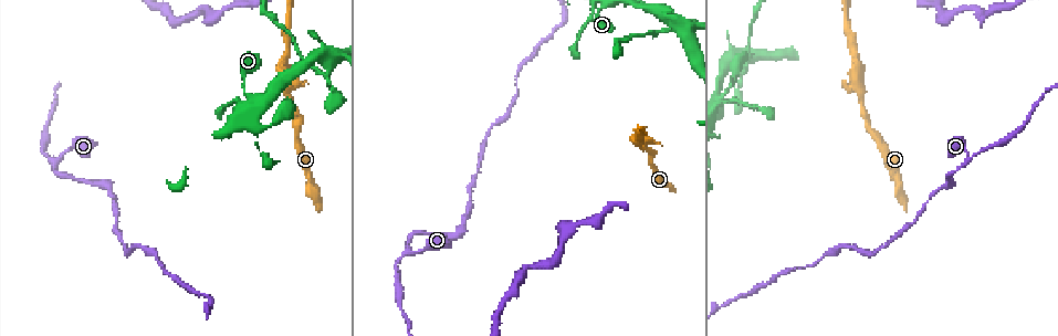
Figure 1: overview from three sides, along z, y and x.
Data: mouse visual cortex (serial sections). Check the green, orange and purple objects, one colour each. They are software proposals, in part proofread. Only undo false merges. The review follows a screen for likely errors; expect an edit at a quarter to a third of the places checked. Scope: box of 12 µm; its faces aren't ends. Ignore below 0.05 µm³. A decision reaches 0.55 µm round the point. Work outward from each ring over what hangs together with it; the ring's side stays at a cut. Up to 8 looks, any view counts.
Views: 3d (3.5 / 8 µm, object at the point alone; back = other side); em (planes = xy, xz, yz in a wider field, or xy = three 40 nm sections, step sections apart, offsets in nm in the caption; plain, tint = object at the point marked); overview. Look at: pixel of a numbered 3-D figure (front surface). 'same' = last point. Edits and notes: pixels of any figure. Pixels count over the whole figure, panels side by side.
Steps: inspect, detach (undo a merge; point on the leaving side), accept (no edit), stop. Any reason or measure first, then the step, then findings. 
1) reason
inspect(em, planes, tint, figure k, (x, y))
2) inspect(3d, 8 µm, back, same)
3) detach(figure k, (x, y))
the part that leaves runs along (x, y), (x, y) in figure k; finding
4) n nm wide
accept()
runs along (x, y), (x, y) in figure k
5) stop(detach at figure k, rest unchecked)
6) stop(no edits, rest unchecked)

thin neck
inspect(3d, 3.5 µm, figure 1, (969, 162))

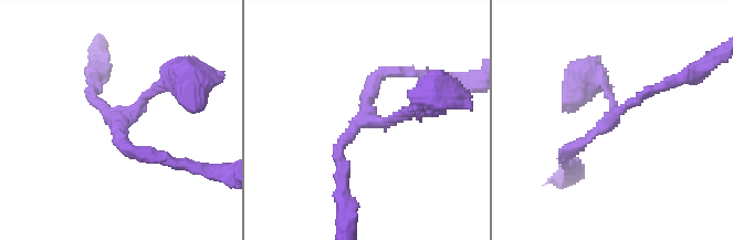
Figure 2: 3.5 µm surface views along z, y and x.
3 arms; arms of 150, 200, 200 nm
inspect(em, planes, tint, figure 2, (371, 118))

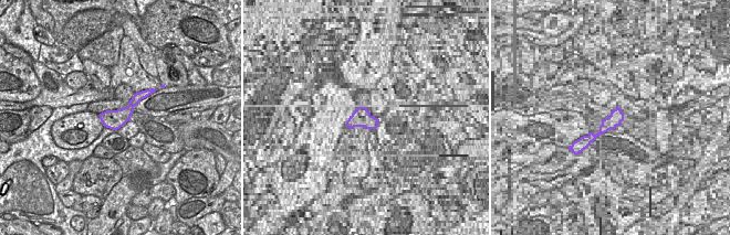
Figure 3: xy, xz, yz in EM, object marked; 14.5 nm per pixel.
280 nm wide
accept()
runs along (178, 79), (119, 123), (123, 146), (144, 156) in figure 2; one cell here

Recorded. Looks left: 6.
abrupt turn
inspect(3d, 3.5 µm, figure 1, (245, 97))

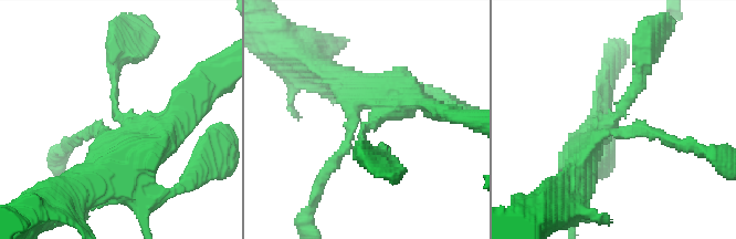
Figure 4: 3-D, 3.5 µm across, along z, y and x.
4 arms; arms of 200, 250, 350, 500 nm; now the EM
inspect(em, xy, step 5, tint, figure 4, (369, 124))

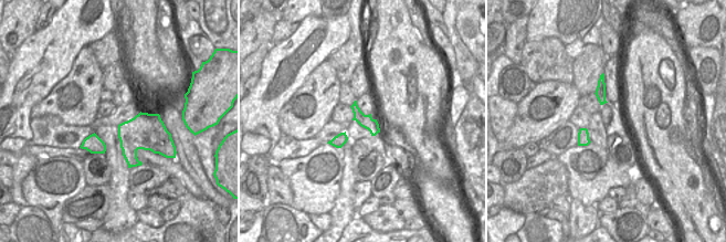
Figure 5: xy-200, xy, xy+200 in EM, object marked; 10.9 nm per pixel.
another direction
inspect(em, planes, tint, same)

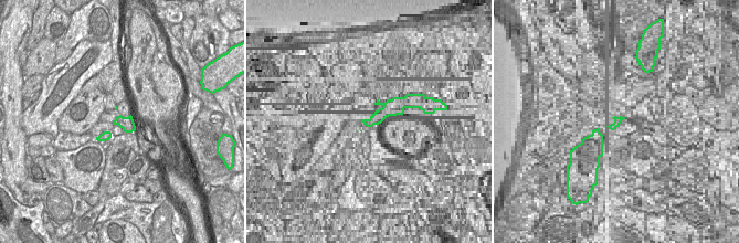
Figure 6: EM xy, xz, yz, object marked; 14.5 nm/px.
accept()
runs along (645, 51), (620, 113), (597, 120) in figure 4; all the same cell

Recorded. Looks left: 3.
narrows sharply
inspect(3d, 3.5 µm, figure 1, (634, 142))

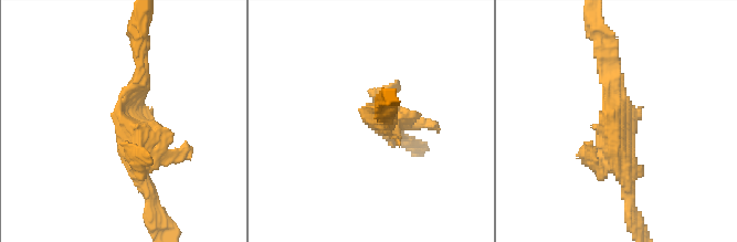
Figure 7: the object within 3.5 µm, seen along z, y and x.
arms of 200, 250 nm
inspect(em, xy, step 3, plain, figure 7, (130, 102))

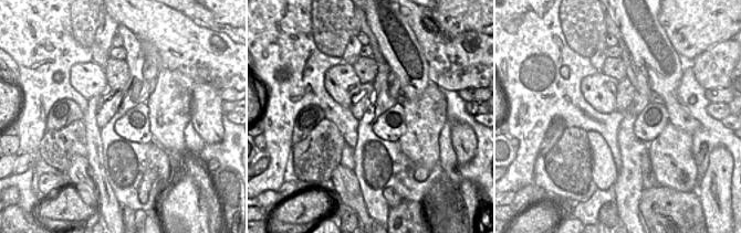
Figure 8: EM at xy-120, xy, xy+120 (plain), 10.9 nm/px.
inspect(em, xy, step 3, tint, same)

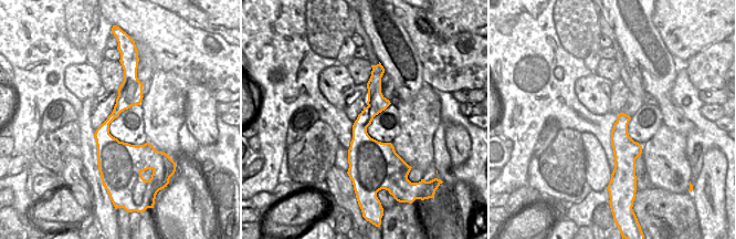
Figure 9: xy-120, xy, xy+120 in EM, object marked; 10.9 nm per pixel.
accept()
runs along (629, 170), (597, 34) in figure 7; continuous, no second cell

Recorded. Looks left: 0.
stop(no edits, rest unchecked)

